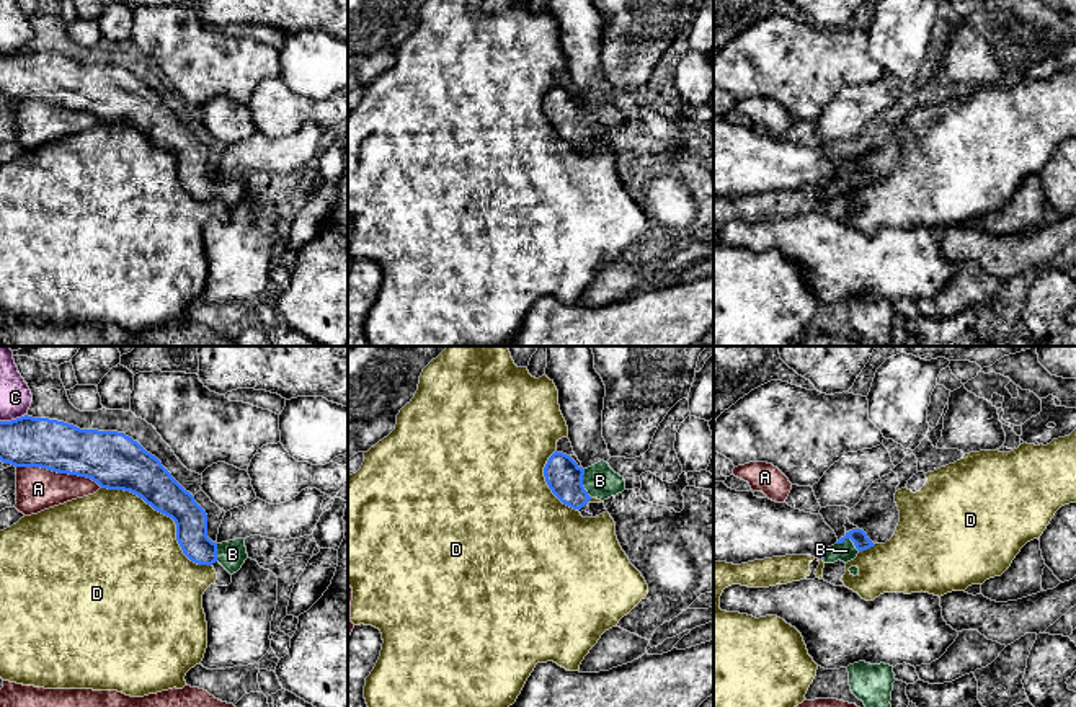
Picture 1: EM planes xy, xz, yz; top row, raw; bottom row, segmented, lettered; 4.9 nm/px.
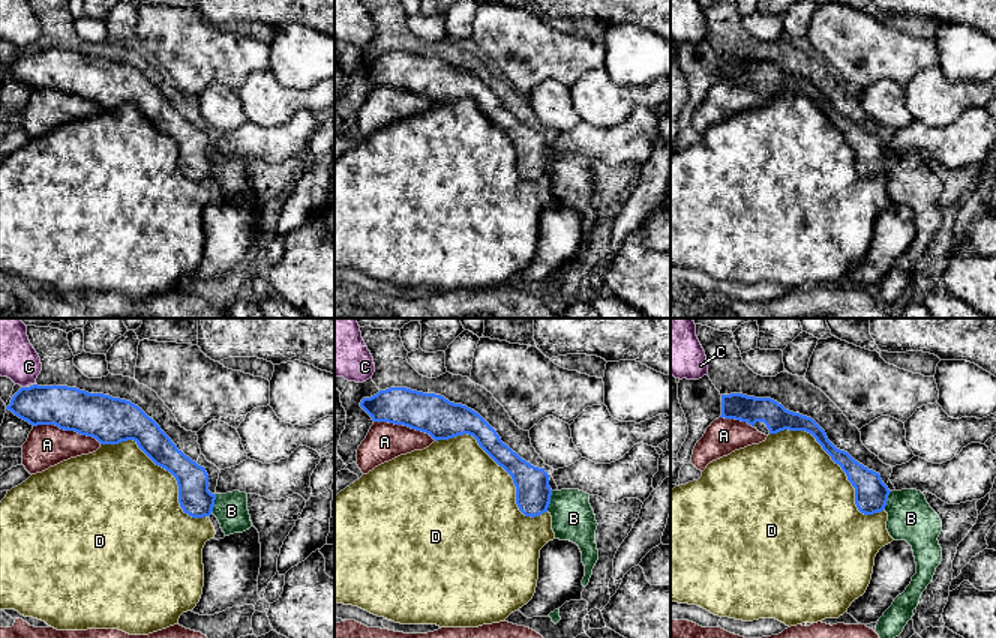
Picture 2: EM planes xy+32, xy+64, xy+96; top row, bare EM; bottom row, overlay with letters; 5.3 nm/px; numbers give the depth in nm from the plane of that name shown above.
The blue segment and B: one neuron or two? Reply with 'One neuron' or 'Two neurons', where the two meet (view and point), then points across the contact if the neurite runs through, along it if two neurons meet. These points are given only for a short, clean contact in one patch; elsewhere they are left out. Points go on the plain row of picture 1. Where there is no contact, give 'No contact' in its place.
One neuron. Touches blue at xz (582, 118). Path across: xz (562, 108), (572, 118), (582, 118), (600, 115)

